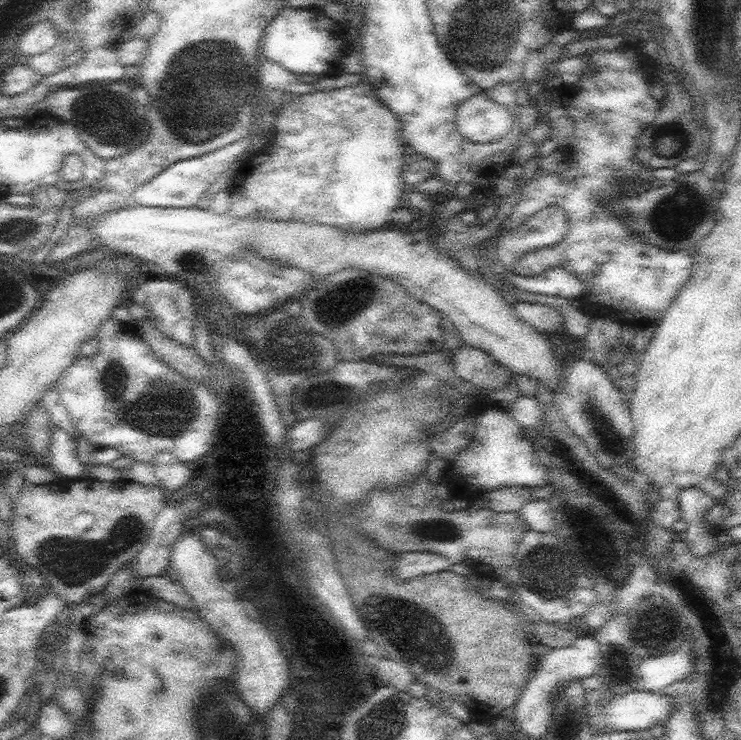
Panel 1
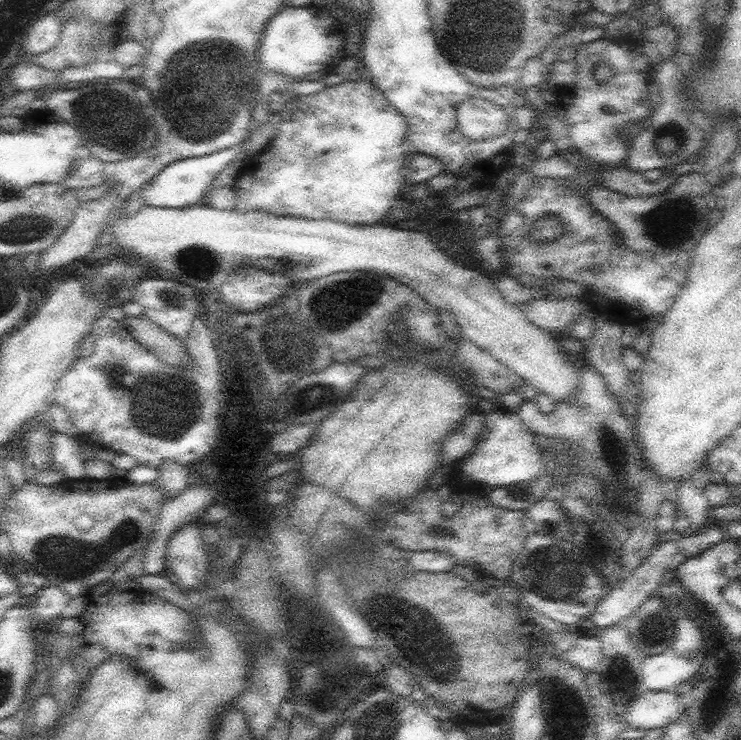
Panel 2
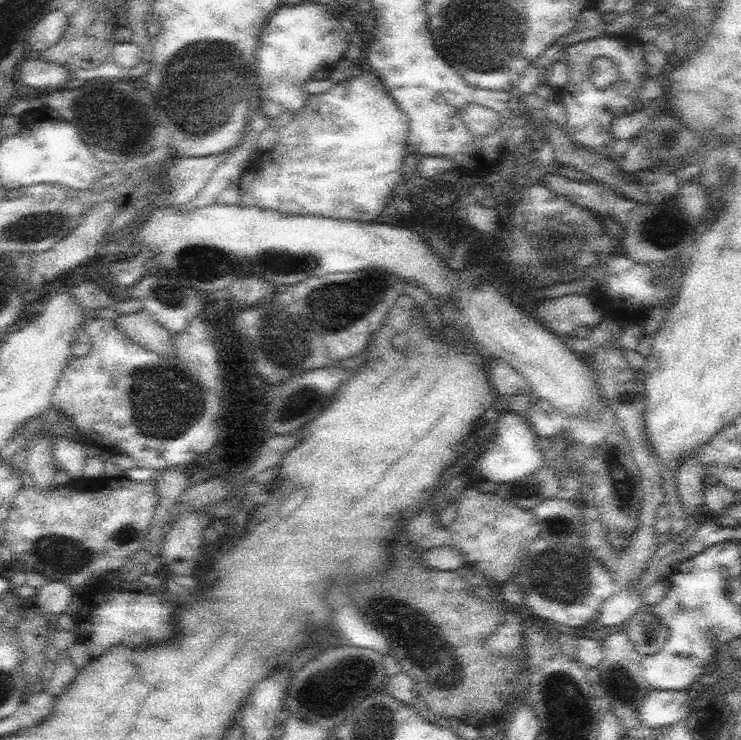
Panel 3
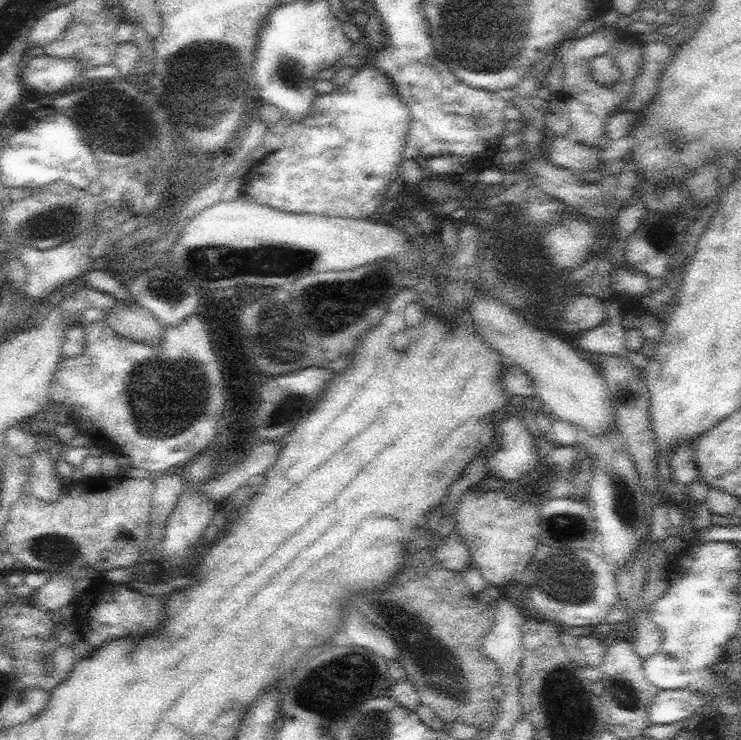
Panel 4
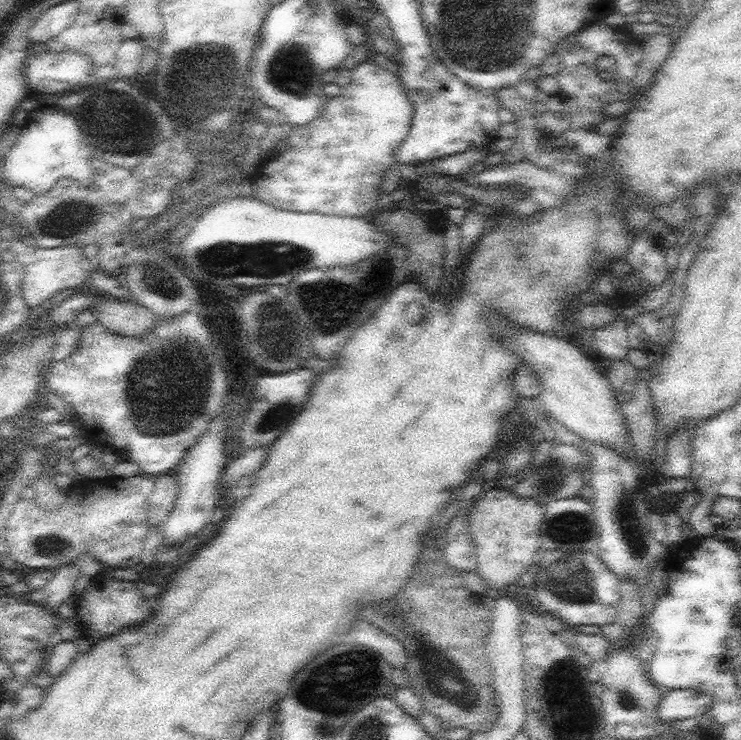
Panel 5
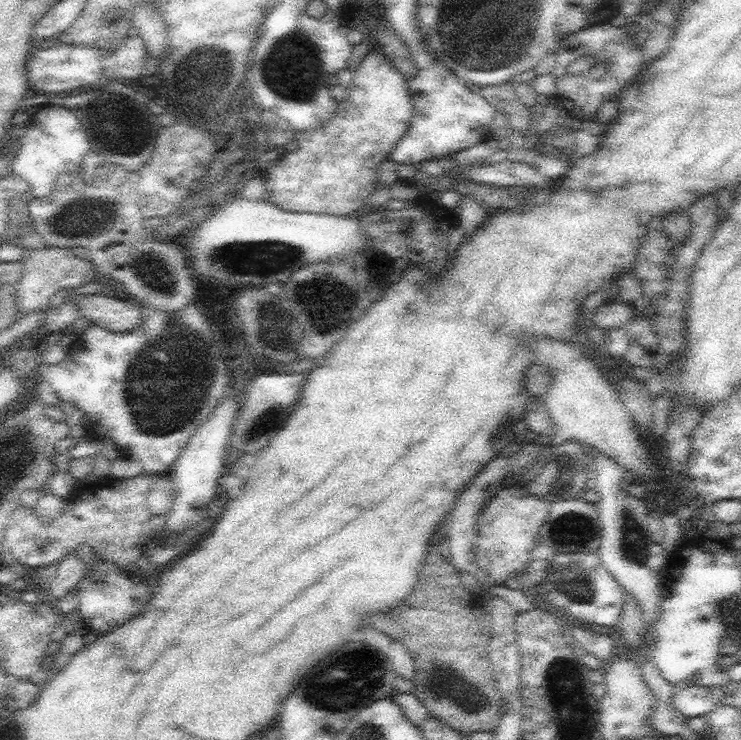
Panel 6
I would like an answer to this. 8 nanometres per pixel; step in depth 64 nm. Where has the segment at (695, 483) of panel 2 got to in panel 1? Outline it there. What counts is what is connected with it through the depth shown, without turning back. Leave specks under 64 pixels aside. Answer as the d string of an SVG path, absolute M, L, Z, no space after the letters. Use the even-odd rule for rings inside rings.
M690 486L690 488L684 488L679 492L678 502L680 503L682 519L687 523L687 528L682 533L682 540L687 543L691 557L696 559L709 558L723 542L723 537L719 537L705 522L708 509L715 505L716 500L702 488Z

